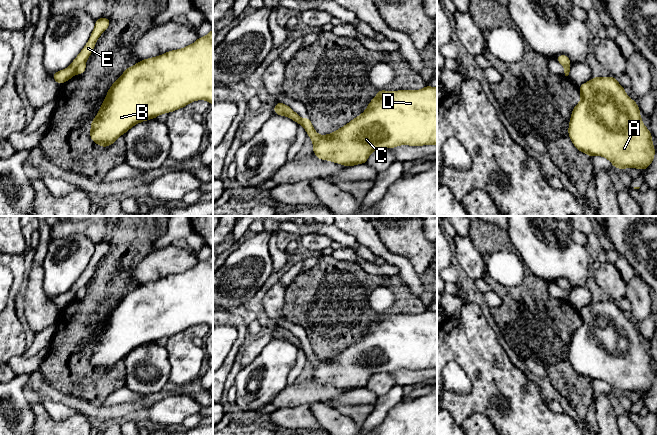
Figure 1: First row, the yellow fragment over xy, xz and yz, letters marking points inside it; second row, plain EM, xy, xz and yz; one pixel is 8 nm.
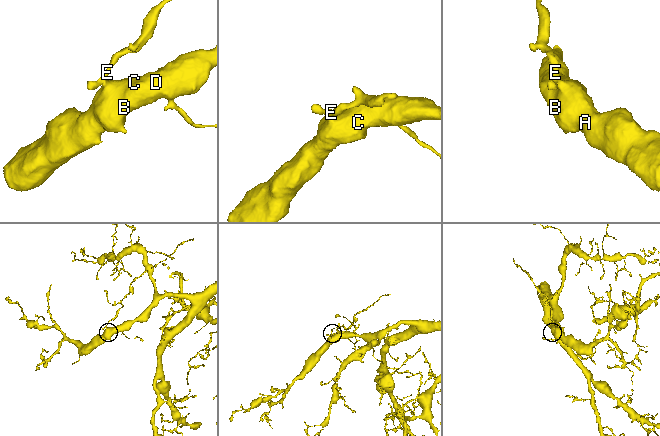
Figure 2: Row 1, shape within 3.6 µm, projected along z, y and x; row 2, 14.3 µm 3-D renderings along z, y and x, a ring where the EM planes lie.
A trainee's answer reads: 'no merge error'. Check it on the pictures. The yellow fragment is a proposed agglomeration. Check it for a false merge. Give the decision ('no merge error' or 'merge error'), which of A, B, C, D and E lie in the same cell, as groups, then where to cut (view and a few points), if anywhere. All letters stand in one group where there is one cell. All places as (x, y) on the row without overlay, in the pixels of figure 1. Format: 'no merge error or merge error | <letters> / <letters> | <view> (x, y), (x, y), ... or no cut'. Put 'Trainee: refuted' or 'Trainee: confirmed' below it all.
merge error | A B C D / E | xy (84, 287), (77, 292), (75, 297)
Trainee: refuted

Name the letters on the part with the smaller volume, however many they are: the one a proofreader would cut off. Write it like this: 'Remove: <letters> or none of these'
Remove: E

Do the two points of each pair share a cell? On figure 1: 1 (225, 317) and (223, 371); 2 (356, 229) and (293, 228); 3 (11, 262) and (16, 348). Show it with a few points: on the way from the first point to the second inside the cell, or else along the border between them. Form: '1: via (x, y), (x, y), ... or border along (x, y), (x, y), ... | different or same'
1: via (240, 327), (240, 340), (231, 356) | same
2: border along (335, 226), (351, 234), (357, 241) | different
3: via (17, 283), (10, 302), (10, 327) | same

